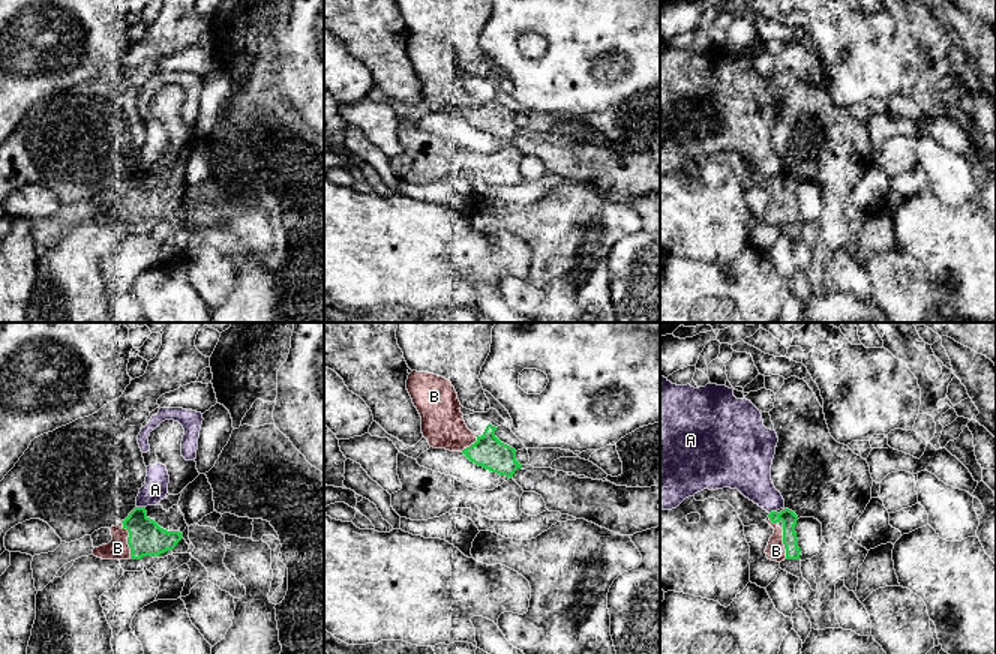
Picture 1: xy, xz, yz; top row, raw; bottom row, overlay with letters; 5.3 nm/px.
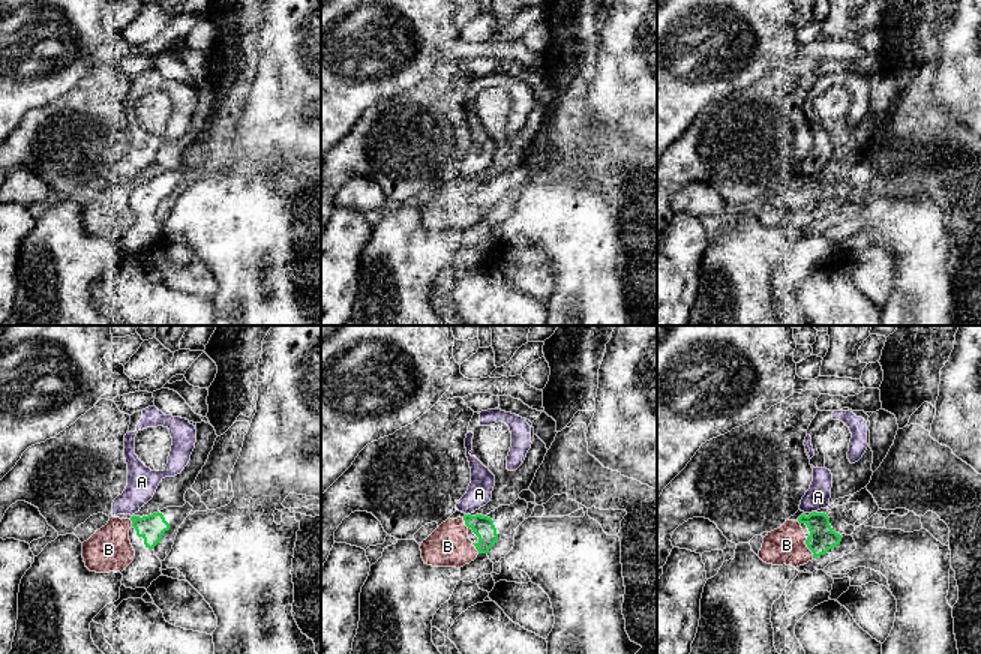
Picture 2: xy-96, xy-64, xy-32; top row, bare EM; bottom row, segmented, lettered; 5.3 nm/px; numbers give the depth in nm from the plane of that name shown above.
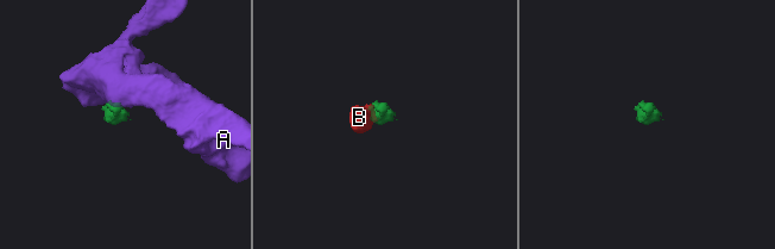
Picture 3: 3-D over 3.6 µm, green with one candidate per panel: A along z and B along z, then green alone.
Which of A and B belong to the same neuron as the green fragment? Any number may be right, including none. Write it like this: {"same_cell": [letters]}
{"same_cell": ["B"]}

